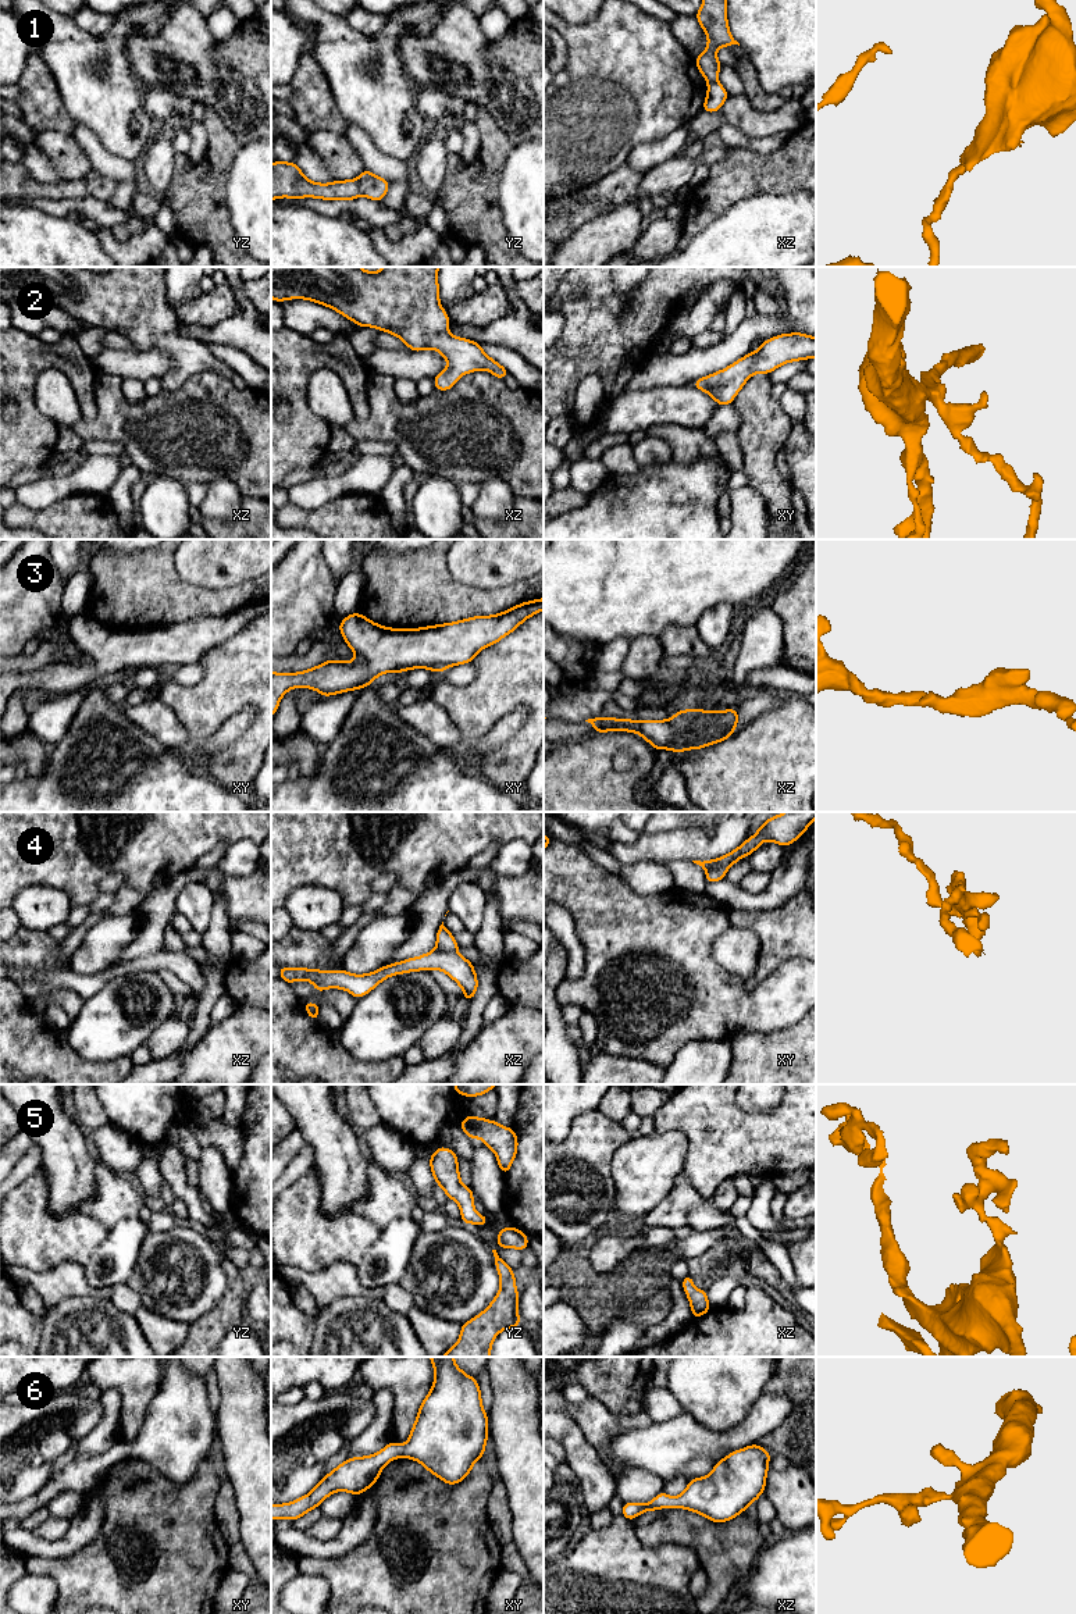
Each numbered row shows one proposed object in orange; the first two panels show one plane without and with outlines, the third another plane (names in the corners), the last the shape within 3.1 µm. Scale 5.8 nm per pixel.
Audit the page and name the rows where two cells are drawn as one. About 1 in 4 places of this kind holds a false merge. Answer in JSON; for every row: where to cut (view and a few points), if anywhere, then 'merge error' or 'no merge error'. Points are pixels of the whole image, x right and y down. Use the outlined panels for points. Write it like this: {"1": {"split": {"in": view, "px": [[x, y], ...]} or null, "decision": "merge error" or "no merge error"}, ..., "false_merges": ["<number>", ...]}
{"1": {"split": {"in": "yz", "px": [[356, 180], [362, 193]]}, "decision": "merge error"}, "2": {"split": null, "decision": "no merge error"}, "3": {"split": null, "decision": "no merge error"}, "4": {"split": {"in": "xy", "px": [[727, 868], [711, 868], [706, 872]]}, "decision": "merge error"}, "5": {"split": null, "decision": "no merge error"}, "6": {"split": null, "decision": "no merge error"}, "false_merges": ["1", "4"]}

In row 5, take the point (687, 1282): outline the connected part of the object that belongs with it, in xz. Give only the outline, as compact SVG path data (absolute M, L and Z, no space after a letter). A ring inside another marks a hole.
M687 1275L681 1283L683 1289L690 1300L691 1311L694 1318L701 1318L705 1312L708 1312L712 1307L708 1301L706 1290L698 1290L692 1283L694 1278Z

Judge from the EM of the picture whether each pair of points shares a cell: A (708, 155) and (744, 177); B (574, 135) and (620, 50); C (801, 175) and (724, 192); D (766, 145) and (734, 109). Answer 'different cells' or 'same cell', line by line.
A: different cells
B: same cell
C: same cell
D: different cells

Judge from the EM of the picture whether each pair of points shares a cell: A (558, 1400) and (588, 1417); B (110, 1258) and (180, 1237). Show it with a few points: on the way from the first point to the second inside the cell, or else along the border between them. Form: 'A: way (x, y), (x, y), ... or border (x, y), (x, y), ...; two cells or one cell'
A: way (565, 1406), (581, 1414); one cell
B: border (148, 1231), (134, 1272), (127, 1281); two cells

